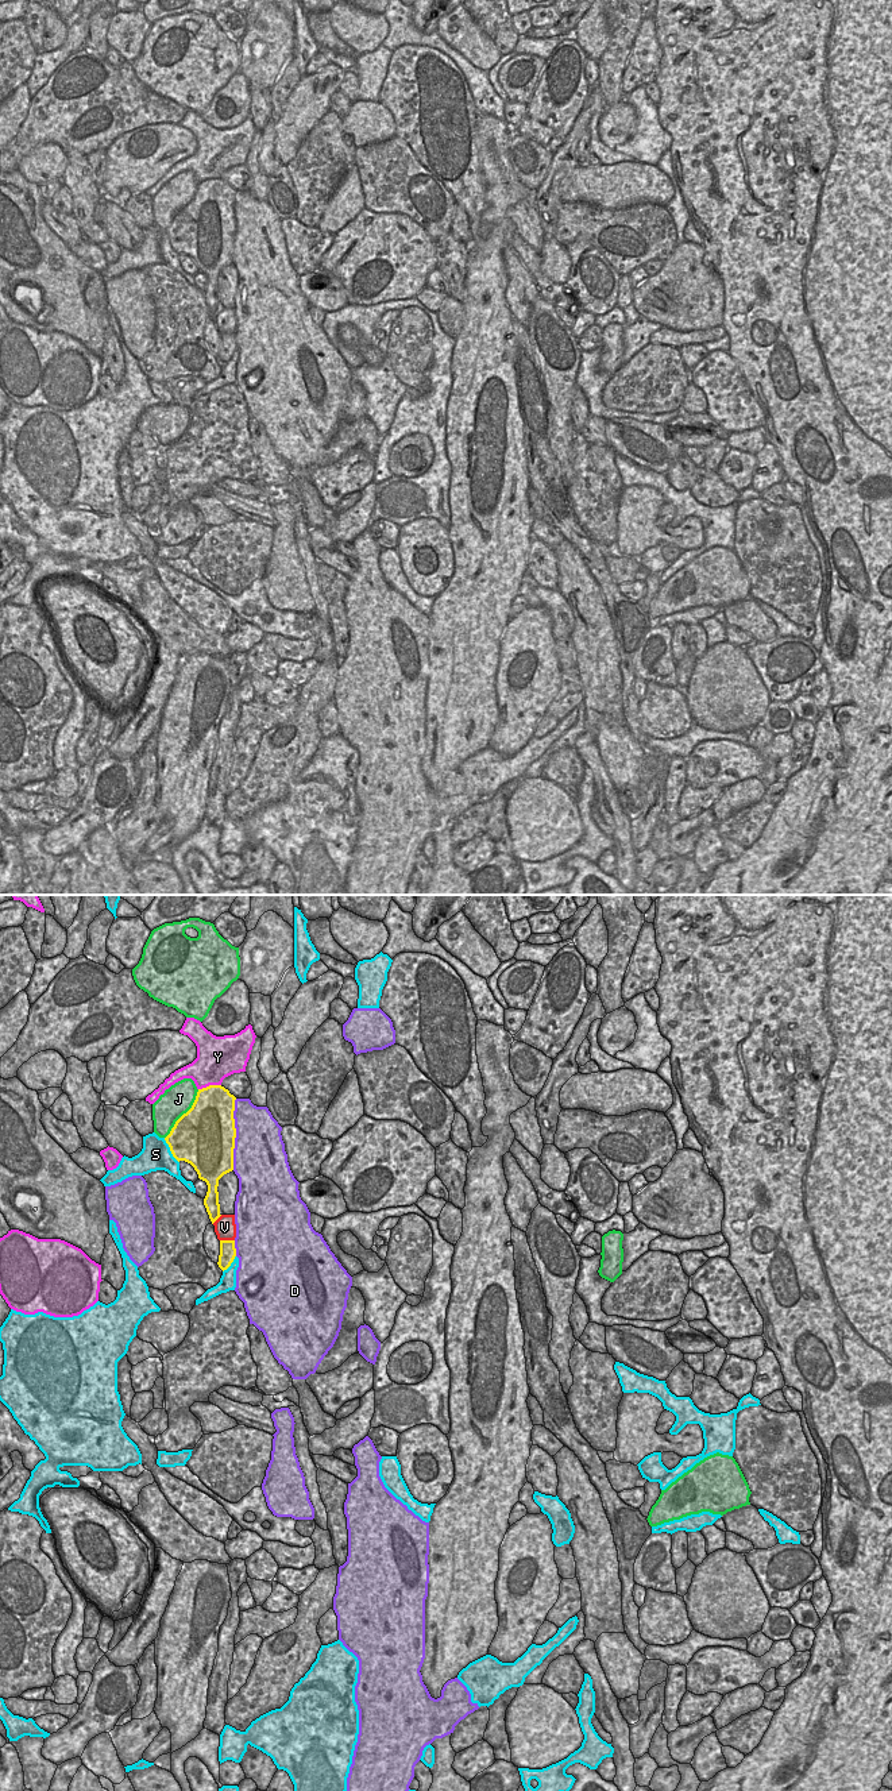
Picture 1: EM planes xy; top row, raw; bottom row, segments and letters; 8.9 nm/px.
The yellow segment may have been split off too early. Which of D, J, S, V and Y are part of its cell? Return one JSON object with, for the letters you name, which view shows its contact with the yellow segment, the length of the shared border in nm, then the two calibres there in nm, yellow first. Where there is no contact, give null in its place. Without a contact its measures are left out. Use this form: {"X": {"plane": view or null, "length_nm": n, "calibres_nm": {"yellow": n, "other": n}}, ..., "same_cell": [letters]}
{"same_cell": []}

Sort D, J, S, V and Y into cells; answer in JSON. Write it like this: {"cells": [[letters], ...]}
{"cells": [["D"], ["J"], ["S"], ["V"], ["Y"]]}

